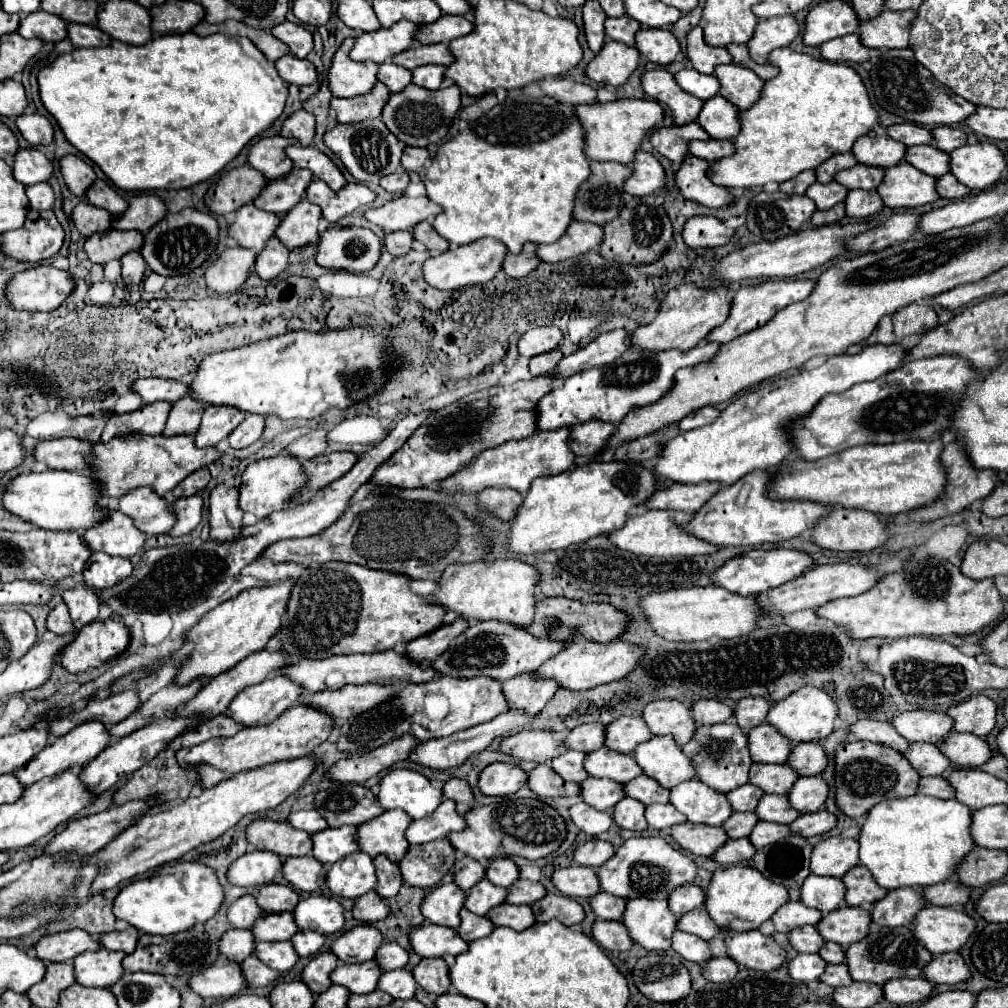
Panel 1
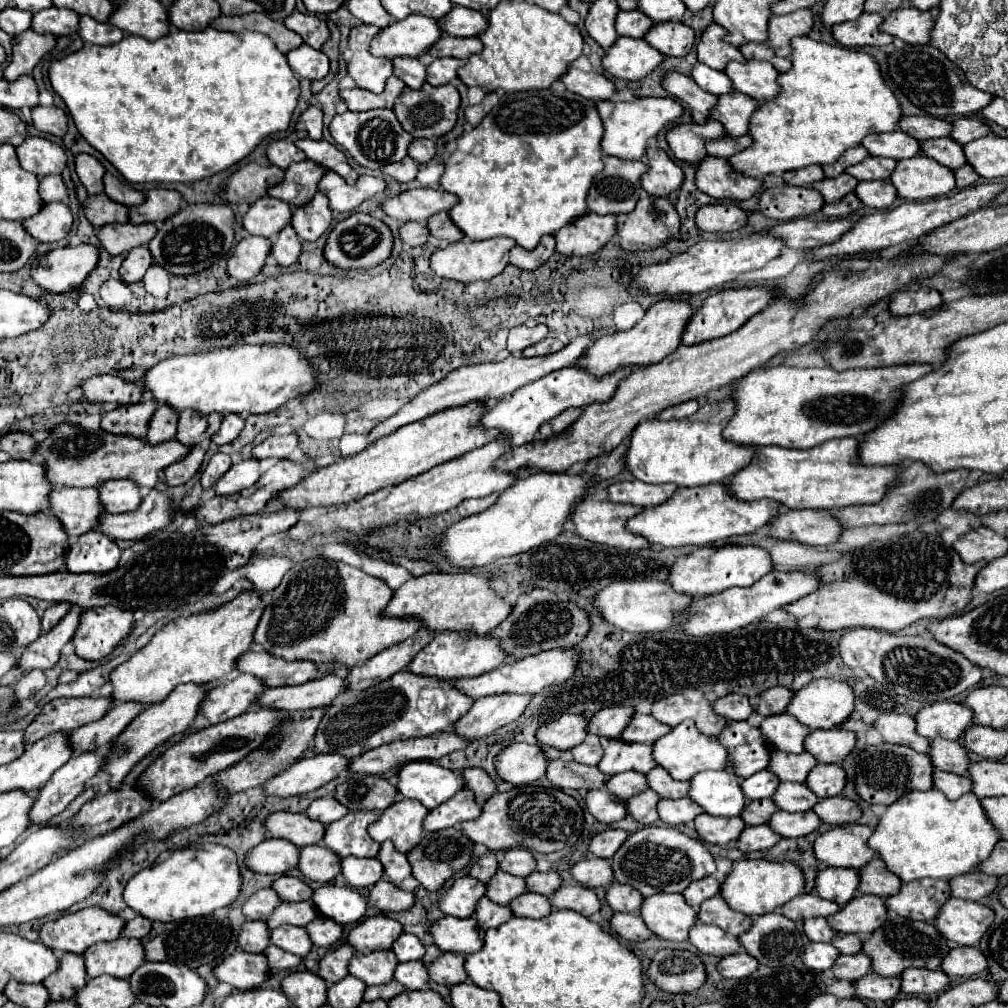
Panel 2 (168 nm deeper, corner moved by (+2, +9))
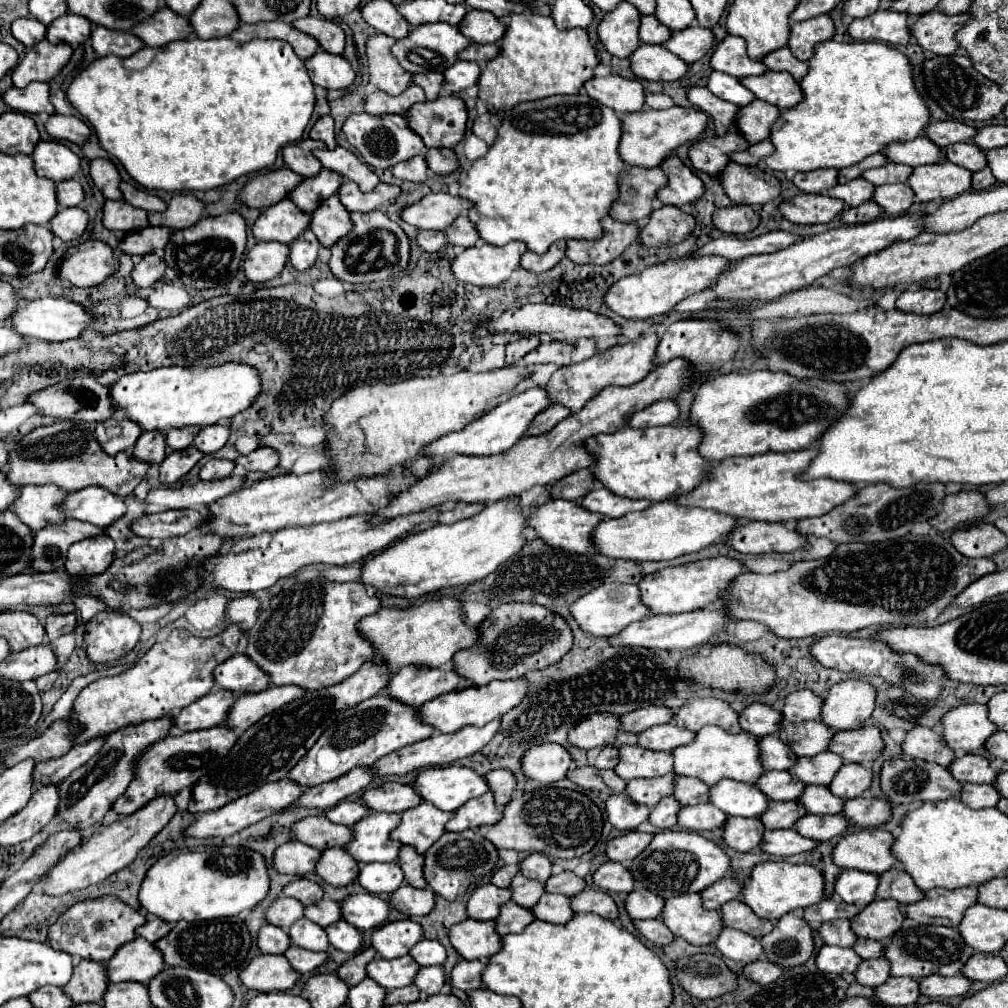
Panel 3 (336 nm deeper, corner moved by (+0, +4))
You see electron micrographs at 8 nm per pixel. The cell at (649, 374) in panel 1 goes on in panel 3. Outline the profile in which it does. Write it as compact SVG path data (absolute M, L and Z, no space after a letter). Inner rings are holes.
M537 385L519 395L511 395L507 401L499 403L495 409L481 415L481 419L475 419L473 423L469 423L469 427L463 427L461 431L453 431L449 435L433 441L423 453L427 453L429 457L445 459L455 453L459 453L459 455L497 455L501 451L509 451L509 447L513 447L517 441L527 437L529 421L533 421L535 415L539 415L541 411L545 411L545 407L551 407L549 393L545 387Z

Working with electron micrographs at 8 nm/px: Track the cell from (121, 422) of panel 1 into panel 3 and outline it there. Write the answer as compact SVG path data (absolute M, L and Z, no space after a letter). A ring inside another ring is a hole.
M107 419L103 423L97 423L95 429L97 441L109 455L117 455L119 451L131 451L141 433L141 427L137 427L137 423L129 423L129 419Z

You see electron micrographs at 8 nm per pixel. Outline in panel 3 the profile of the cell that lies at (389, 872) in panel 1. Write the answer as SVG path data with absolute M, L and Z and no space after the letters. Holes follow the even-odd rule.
M403 845L397 857L397 865L405 873L405 881L411 887L425 887L423 879L423 855L417 855L417 851L409 845Z

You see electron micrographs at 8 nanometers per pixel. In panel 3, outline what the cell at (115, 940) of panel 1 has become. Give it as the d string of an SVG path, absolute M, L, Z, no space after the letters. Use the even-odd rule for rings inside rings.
M153 919L153 921L147 921L145 925L141 925L141 927L137 929L137 937L143 937L143 939L147 939L149 943L155 943L157 939L165 937L165 935L169 933L169 929L171 929L169 923L161 921L161 919Z

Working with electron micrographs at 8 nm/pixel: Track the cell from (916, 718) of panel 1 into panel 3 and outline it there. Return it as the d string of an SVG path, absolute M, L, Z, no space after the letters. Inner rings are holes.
M975 703L951 709L941 719L941 725L943 743L951 751L963 753L975 753L985 745L987 737L997 731L997 727L987 719L987 707Z

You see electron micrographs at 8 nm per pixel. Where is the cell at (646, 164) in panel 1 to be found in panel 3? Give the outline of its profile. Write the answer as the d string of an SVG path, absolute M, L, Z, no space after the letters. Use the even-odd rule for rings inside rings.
M669 155L661 165L659 165L665 175L667 175L667 185L657 191L657 199L665 205L687 205L697 201L703 195L703 183L701 179L681 163L679 157Z

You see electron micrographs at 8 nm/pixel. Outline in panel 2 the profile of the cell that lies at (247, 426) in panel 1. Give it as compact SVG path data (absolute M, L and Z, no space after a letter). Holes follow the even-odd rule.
M227 414L227 416L223 416L221 428L219 428L217 434L211 436L211 442L215 442L217 446L233 442L239 436L239 432L243 430L243 424L245 424L245 420L239 414Z

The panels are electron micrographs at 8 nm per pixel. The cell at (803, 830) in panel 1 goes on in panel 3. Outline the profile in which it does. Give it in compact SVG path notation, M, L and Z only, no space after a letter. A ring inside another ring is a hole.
M857 797L845 801L845 811L847 819L859 827L879 827L885 823L891 815L889 803L883 799L873 799L873 797Z

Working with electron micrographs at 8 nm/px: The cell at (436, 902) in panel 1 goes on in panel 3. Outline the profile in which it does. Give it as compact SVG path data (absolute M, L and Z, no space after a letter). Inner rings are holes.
M491 883L473 889L467 901L467 917L475 921L491 921L497 917L499 907L511 899L509 889L499 889Z

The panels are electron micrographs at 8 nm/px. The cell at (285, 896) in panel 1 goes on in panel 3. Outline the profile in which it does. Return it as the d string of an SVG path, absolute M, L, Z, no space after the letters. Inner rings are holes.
M297 879L297 881L291 881L283 887L283 895L293 897L293 899L301 901L303 905L309 905L309 903L317 903L323 897L323 889L315 881Z

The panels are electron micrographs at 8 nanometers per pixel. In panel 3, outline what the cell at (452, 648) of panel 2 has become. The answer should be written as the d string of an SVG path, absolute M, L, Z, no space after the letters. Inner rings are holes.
M401 667L401 671L391 675L387 693L407 705L421 707L421 703L457 689L463 679L465 677L457 675L453 667L425 667L425 671L417 671L417 667Z

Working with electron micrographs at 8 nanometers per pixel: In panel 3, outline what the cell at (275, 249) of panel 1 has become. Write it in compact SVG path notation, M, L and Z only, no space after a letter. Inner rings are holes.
M311 231L301 233L291 245L289 245L289 261L297 271L309 269L317 259L317 237Z

